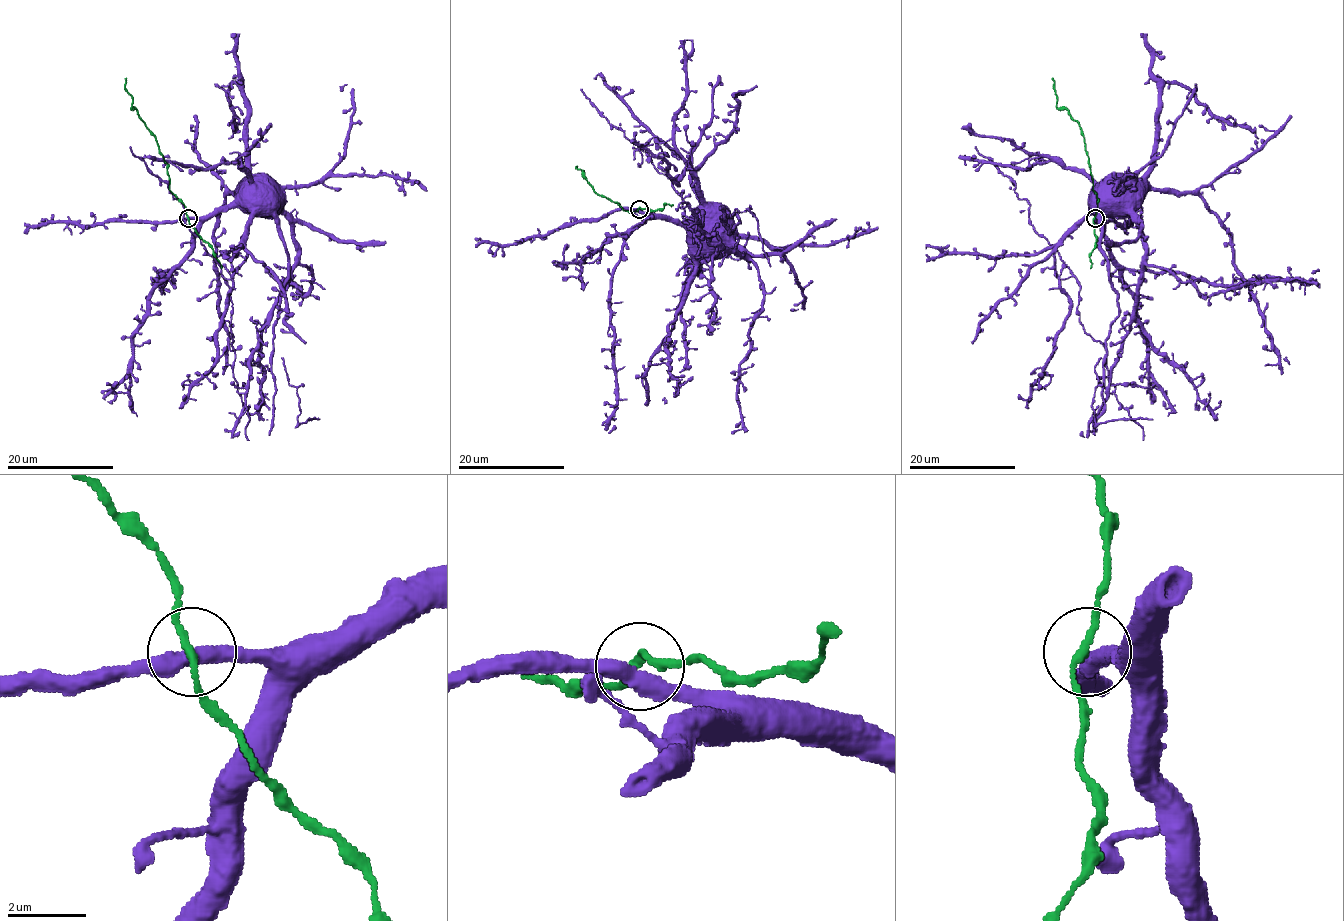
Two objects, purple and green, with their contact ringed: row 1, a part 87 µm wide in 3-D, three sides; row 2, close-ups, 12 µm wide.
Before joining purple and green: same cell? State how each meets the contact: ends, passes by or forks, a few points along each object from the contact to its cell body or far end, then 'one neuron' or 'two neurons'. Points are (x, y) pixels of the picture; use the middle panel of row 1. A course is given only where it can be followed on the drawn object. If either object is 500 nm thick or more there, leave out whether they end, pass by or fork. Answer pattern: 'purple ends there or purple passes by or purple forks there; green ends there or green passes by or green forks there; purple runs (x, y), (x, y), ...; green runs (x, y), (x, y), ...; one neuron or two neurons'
purple passes by; green passes by; purple runs (639, 209), (687, 223), (736, 215), (739, 223), (729, 232), (723, 217), (751, 205), (771, 266); green runs (639, 209), (624, 211), (600, 196), (577, 167); one neuron

